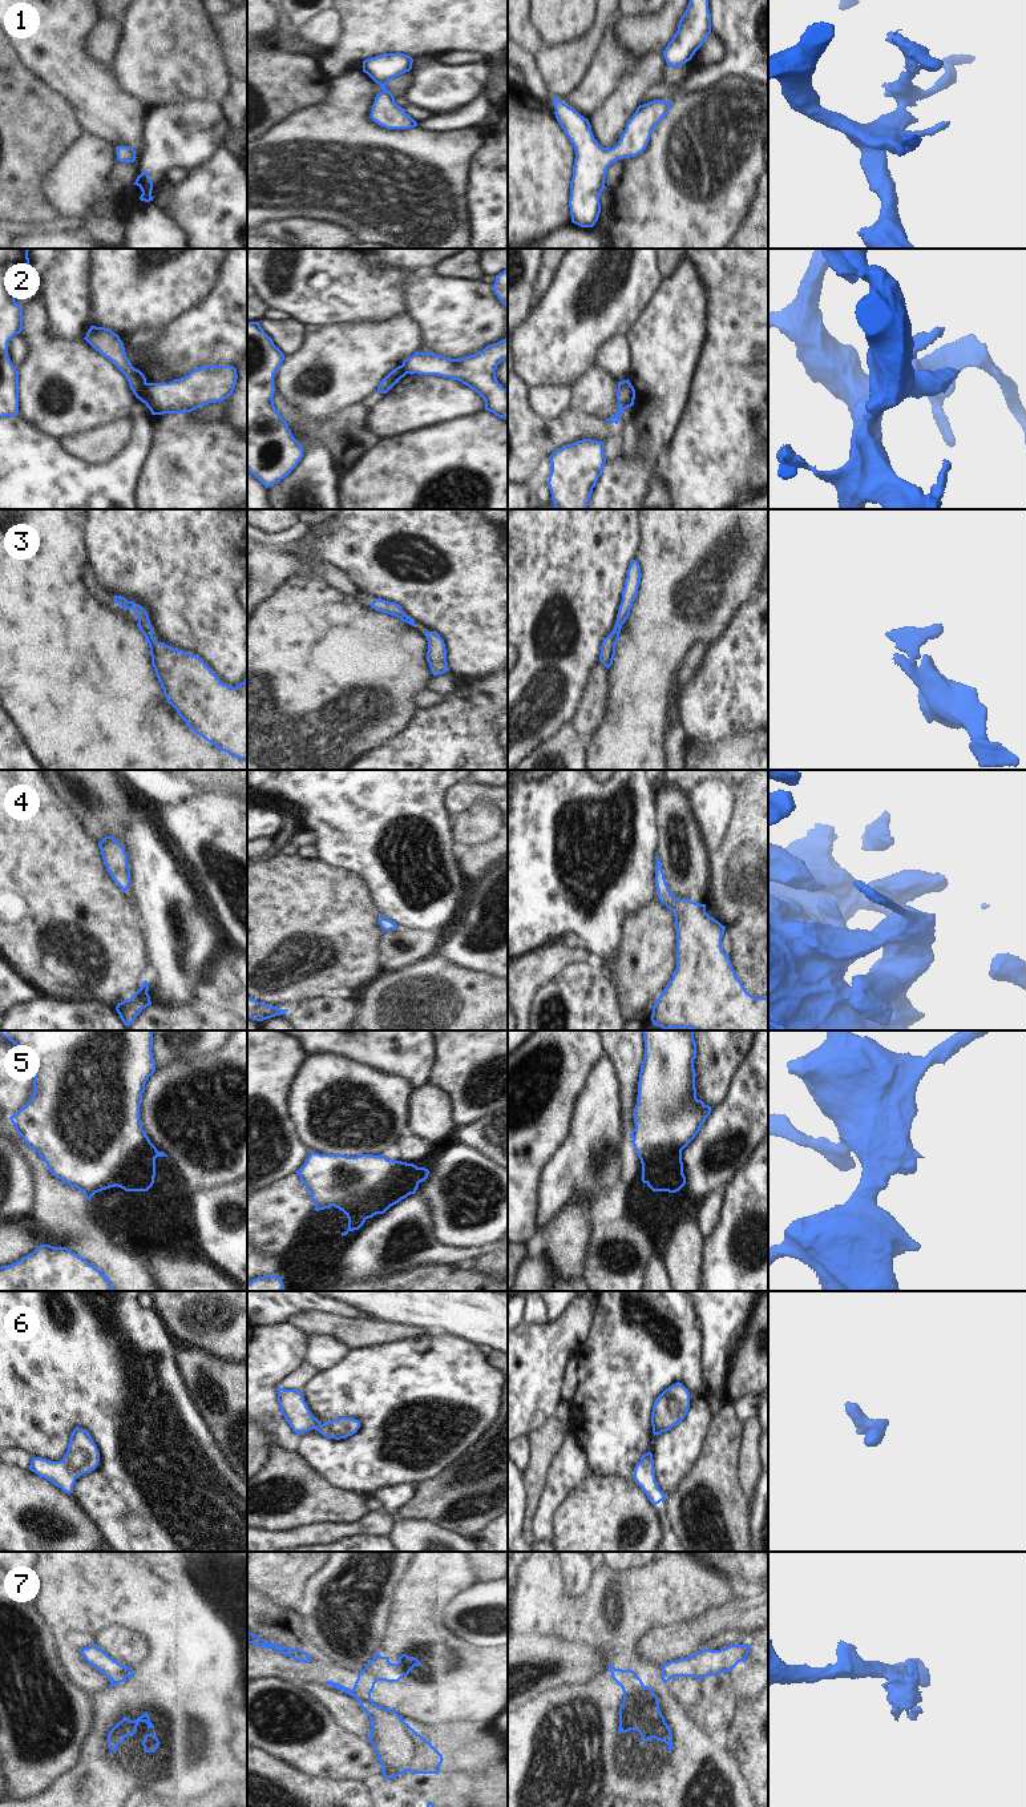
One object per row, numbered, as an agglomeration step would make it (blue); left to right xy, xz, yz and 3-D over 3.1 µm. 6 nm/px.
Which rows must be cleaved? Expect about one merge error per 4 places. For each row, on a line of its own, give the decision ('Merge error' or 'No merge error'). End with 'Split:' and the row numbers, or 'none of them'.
1: No merge error
2: Merge error
3: No merge error
4: No merge error
5: No merge error
6: No merge error
7: Merge error
Split: 2, 7.

